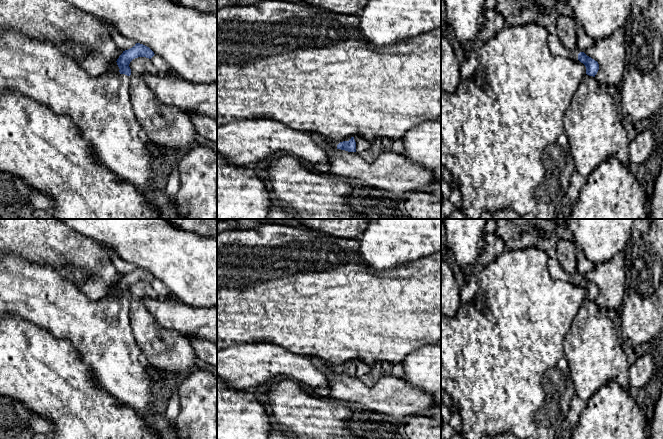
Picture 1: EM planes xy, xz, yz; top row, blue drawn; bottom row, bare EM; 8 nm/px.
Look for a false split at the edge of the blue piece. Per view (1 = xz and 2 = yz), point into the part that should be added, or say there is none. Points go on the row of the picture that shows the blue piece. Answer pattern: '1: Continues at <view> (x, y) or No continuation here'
1: Continues at xz (331, 142)
2: Continues at yz (595, 133)

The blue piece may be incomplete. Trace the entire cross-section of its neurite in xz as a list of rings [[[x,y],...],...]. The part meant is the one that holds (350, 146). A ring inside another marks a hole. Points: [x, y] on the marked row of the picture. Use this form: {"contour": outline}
{"contour": [[[350,137],[342,141],[327,138],[327,143],[335,149],[341,149],[348,152],[356,152],[356,142],[354,137]]]}

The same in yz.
{"contour": [[[584,52],[578,54],[578,60],[585,65],[586,74],[563,116],[563,124],[576,171],[587,178],[610,158],[628,167],[630,141],[613,97],[595,78],[598,62]]]}

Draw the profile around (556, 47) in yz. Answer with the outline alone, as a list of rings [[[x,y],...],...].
[[[497,0],[495,10],[504,18],[505,26],[519,26],[526,24],[537,24],[549,31],[548,45],[554,55],[570,59],[578,59],[571,50],[567,49],[557,35],[557,3],[562,0]]]

